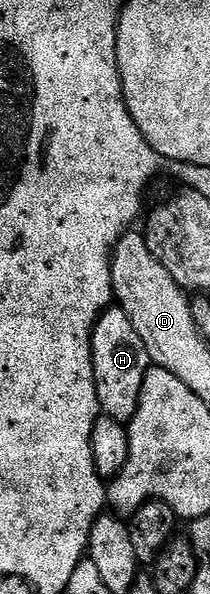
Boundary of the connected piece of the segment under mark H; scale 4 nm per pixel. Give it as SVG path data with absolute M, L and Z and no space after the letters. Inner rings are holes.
M110 306L96 320L92 331L92 361L101 413L122 425L131 424L140 395L144 393L142 382L150 379L148 368L153 367L153 362L146 350L146 342L138 338L138 330L134 330L134 322L130 322L124 308Z

